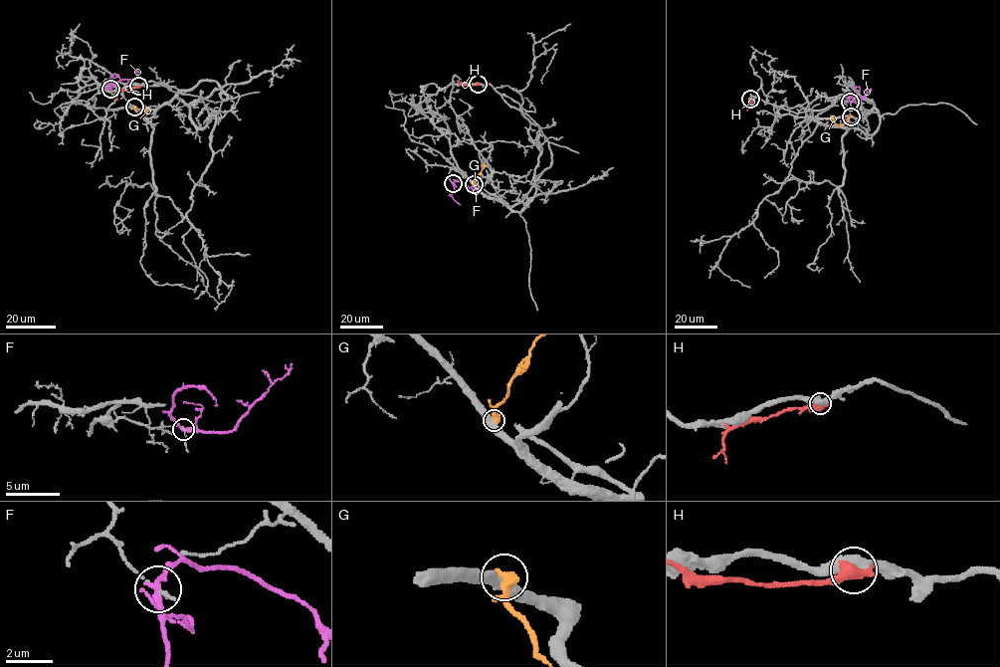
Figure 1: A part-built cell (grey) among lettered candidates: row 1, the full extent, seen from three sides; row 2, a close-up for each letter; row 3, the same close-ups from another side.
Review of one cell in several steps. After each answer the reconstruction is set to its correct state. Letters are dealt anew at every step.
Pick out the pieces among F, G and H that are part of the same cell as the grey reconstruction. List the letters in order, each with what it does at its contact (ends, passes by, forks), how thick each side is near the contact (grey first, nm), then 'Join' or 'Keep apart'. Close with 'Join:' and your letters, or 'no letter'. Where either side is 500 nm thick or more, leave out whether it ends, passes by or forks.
F: It passes by. Thickness 100 nm (grey) against 280 nm. Keep apart
G: Thickness 480 nm (grey) against 550 nm. Keep apart
H: Thickness 500 nm (grey) against 600 nm. Keep apart
Join: no letter

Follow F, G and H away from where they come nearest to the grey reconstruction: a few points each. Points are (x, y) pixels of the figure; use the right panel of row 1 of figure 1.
F: (850, 101), (848, 95), (859, 91), (855, 87)
G: (851, 115), (839, 124), (830, 114)
H: (750, 99), (747, 111)

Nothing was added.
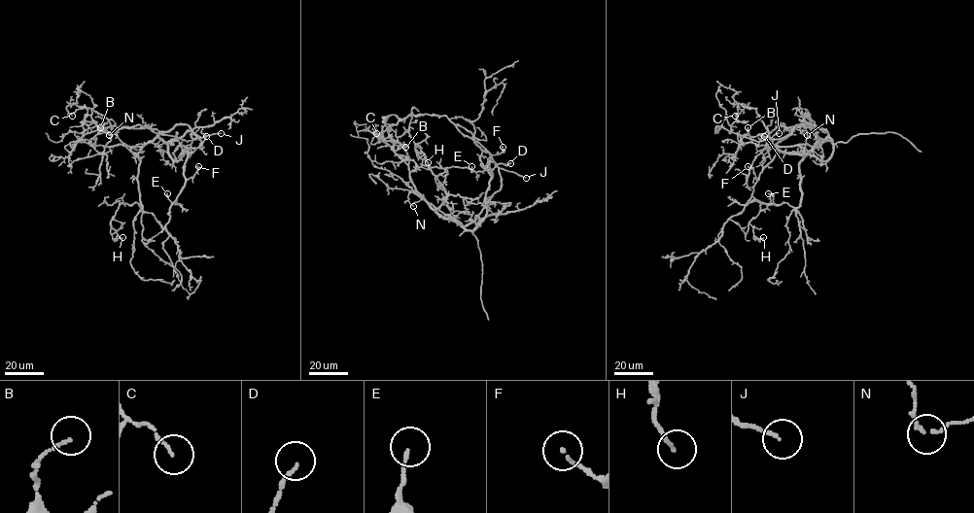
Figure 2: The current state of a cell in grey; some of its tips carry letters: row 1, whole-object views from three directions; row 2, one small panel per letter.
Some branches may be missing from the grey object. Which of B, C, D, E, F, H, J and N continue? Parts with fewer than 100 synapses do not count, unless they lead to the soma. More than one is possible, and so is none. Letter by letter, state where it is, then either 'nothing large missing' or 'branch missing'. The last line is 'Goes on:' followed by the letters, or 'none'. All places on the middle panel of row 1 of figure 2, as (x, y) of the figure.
B: (405, 147) | nothing large missing
C: (376, 133) | nothing large missing
D: (510, 163) | nothing large missing
E: (471, 166) | nothing large missing
F: (503, 147) | nothing large missing
H: (428, 162) | nothing large missing
J: (526, 178) | branch missing
N: (413, 206) | nothing large missing
Goes on: J

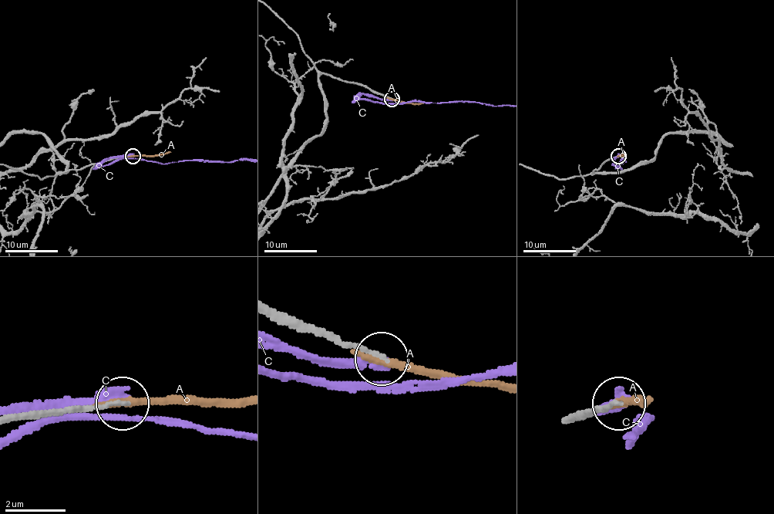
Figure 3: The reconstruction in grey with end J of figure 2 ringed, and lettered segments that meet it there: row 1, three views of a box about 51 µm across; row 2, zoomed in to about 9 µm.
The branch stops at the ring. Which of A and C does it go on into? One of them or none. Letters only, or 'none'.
A

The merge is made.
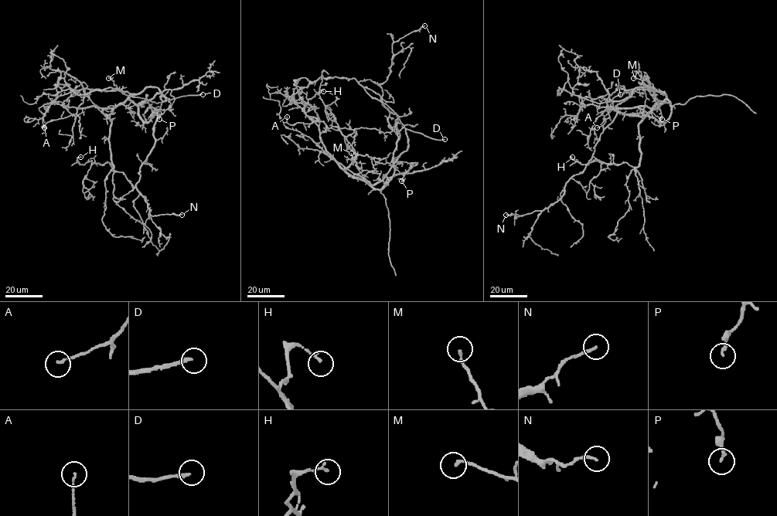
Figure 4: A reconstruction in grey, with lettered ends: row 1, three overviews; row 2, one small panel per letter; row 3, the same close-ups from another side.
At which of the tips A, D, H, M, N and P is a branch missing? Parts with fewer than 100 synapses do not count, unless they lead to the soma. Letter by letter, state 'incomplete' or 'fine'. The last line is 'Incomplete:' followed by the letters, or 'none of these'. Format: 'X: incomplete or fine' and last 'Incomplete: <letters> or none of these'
A: fine
D: incomplete
H: fine
M: fine
N: fine
P: fine
Incomplete: D

